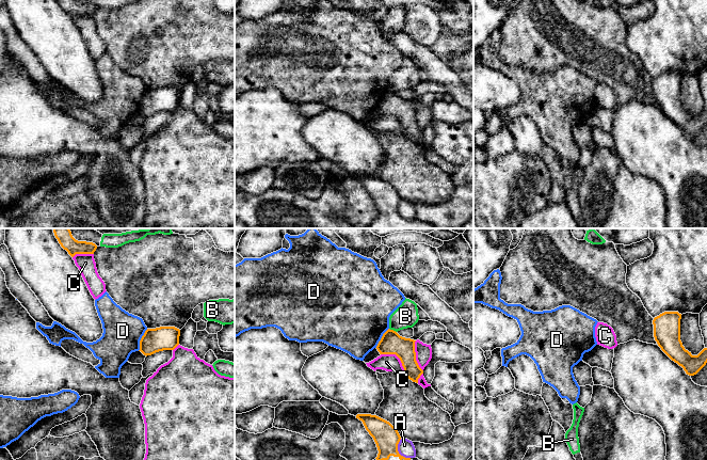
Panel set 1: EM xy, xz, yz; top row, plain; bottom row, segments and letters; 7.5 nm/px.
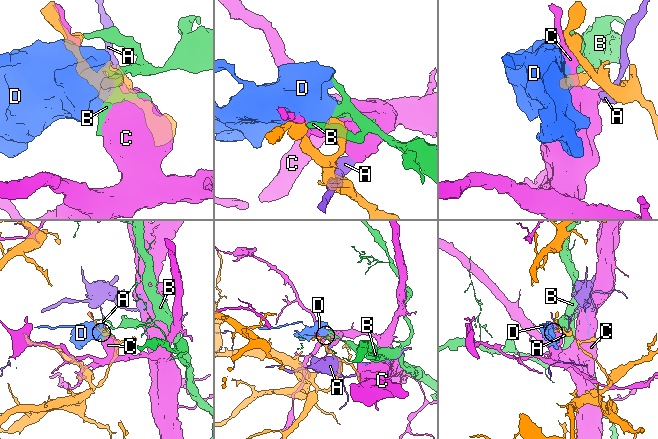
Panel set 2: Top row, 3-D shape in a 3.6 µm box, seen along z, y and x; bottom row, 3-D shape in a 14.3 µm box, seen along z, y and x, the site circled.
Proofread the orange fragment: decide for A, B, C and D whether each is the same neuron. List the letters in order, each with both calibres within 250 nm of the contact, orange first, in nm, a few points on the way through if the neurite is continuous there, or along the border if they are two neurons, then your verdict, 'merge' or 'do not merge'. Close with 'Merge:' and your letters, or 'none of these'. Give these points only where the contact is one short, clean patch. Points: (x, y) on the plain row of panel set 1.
A: 190/130 nm | along xz (400, 200), (398, 212), (410, 219) | do not merge
B: 170/180 nm | do not merge
C: 170/130 nm | do not merge
D: 180/280 nm | along xy (147, 90), (140, 101), (140, 109), (138, 111) | do not merge
Merge: none of these

